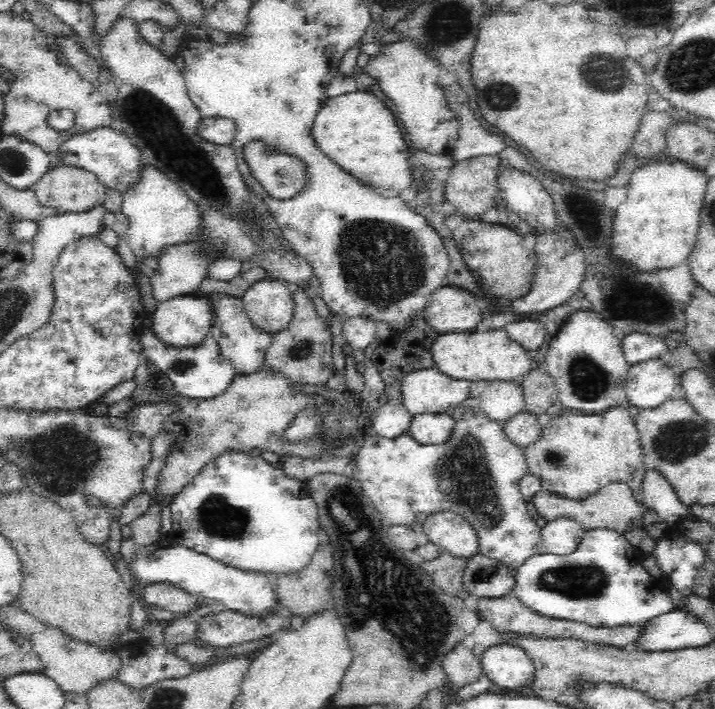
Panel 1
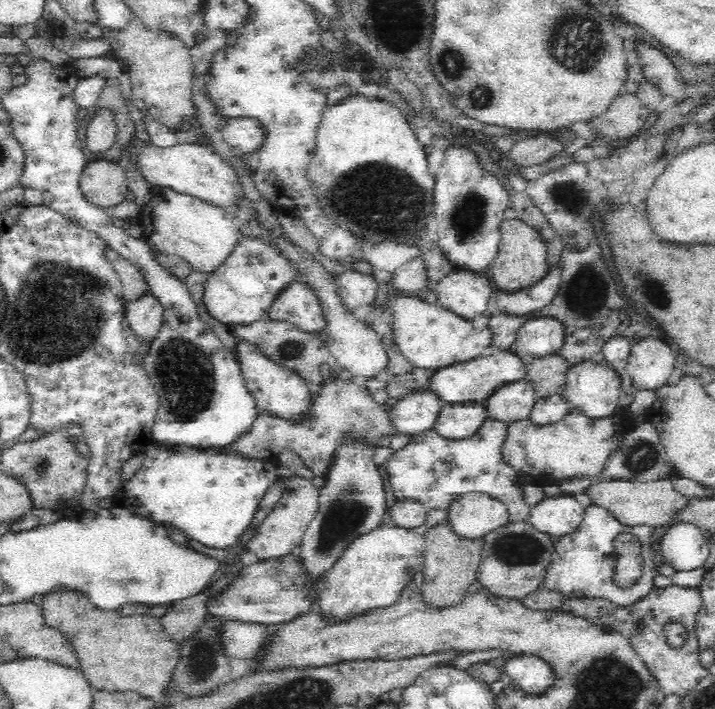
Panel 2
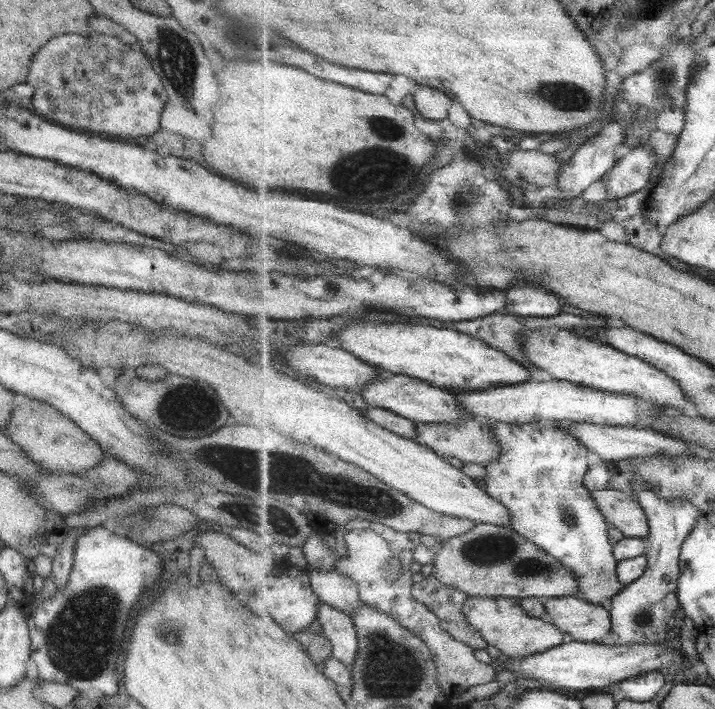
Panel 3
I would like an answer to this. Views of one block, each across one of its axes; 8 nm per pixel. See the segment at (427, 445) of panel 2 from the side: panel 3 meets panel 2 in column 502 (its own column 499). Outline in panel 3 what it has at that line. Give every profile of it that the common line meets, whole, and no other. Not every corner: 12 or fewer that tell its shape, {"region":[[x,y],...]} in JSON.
{"region":[[557,422],[490,426],[485,467],[513,529],[598,606],[625,585],[584,485],[589,449]]}

